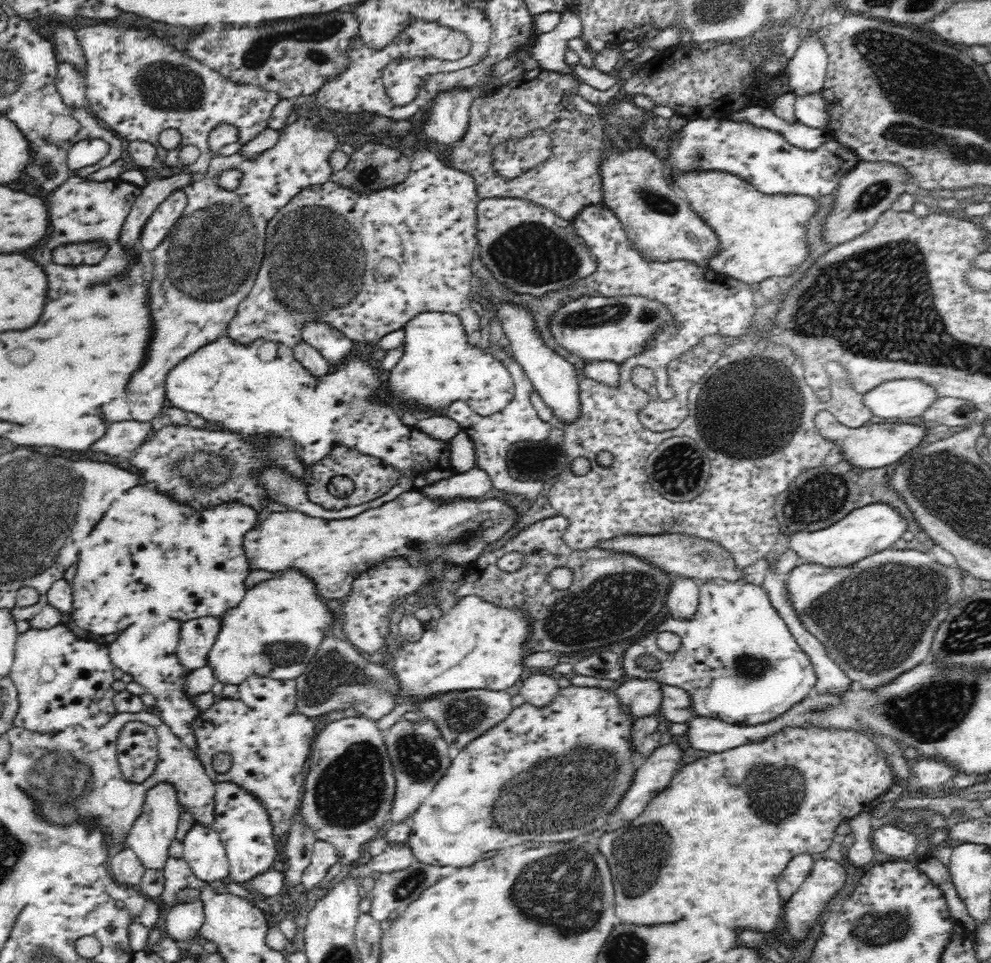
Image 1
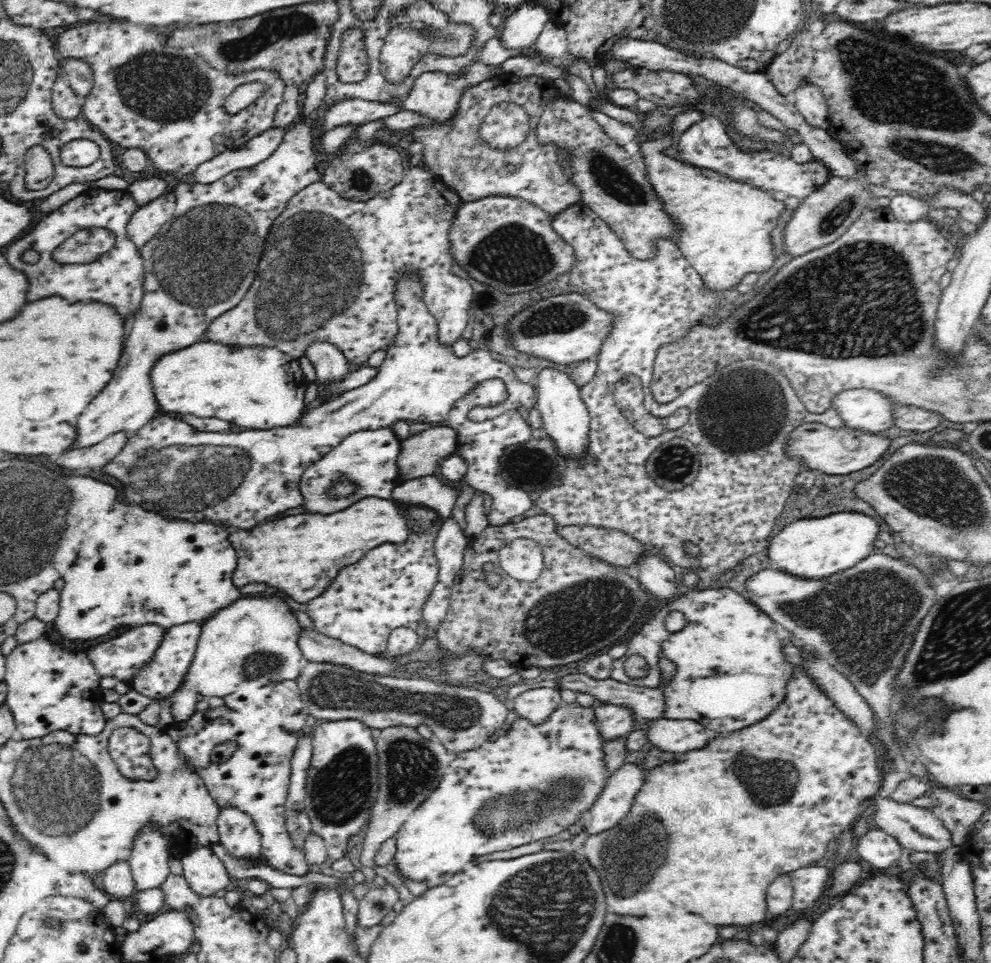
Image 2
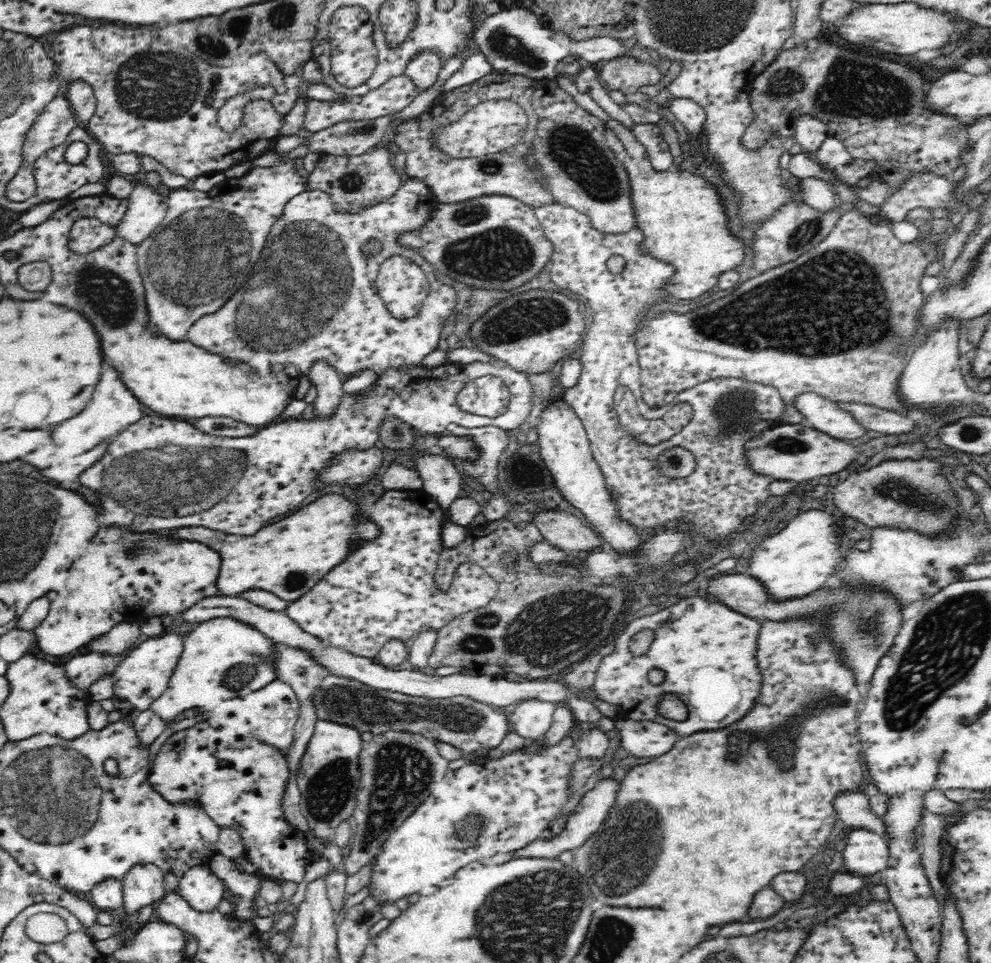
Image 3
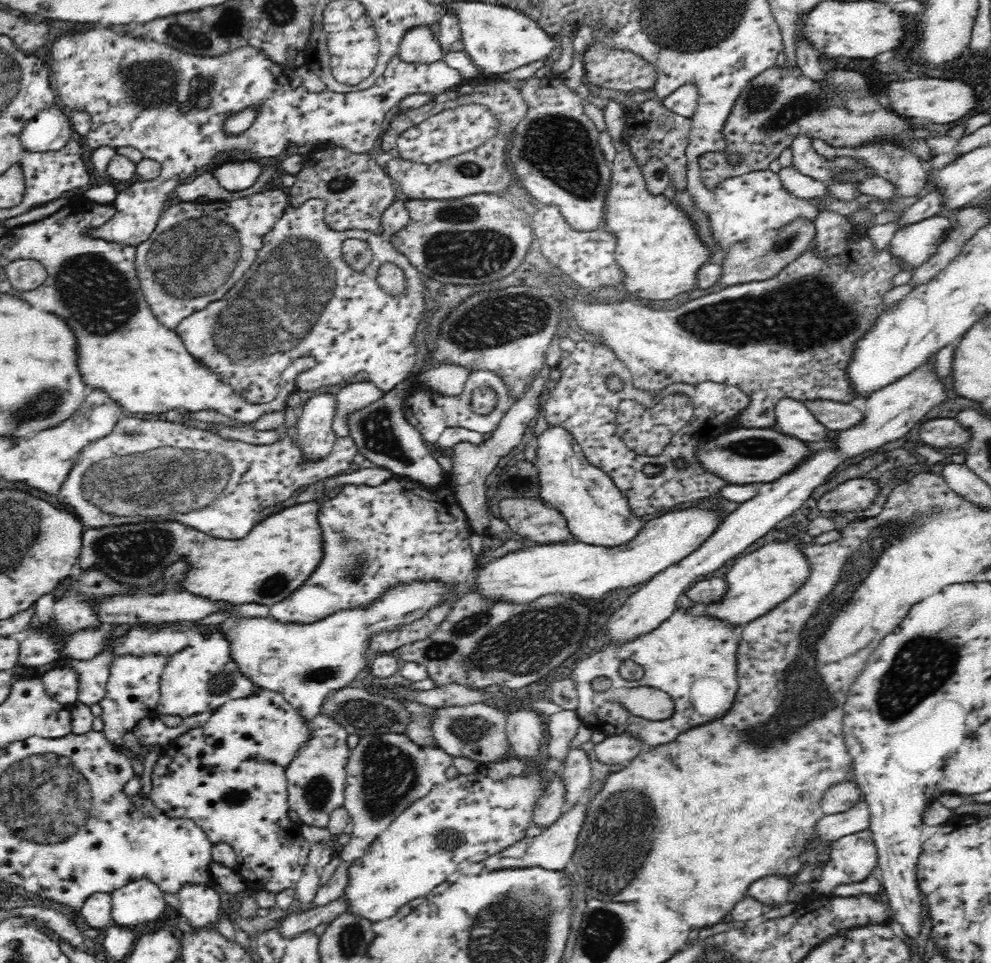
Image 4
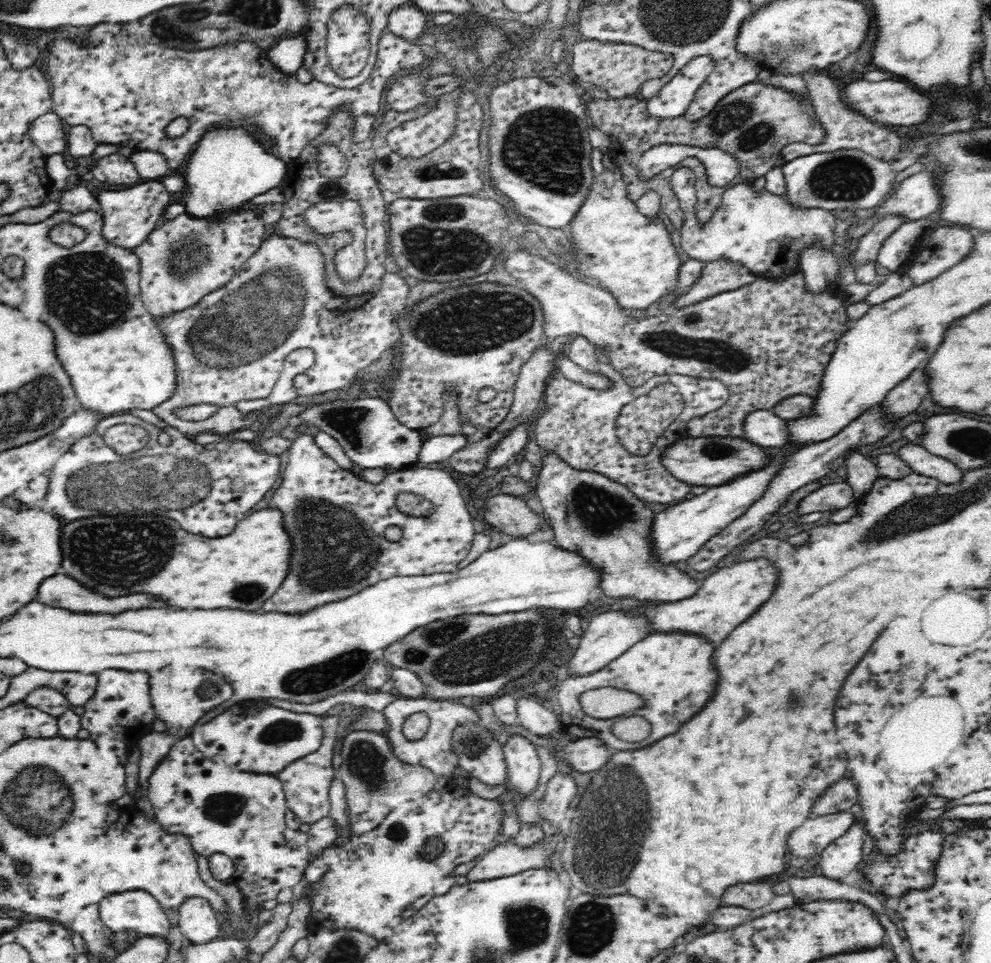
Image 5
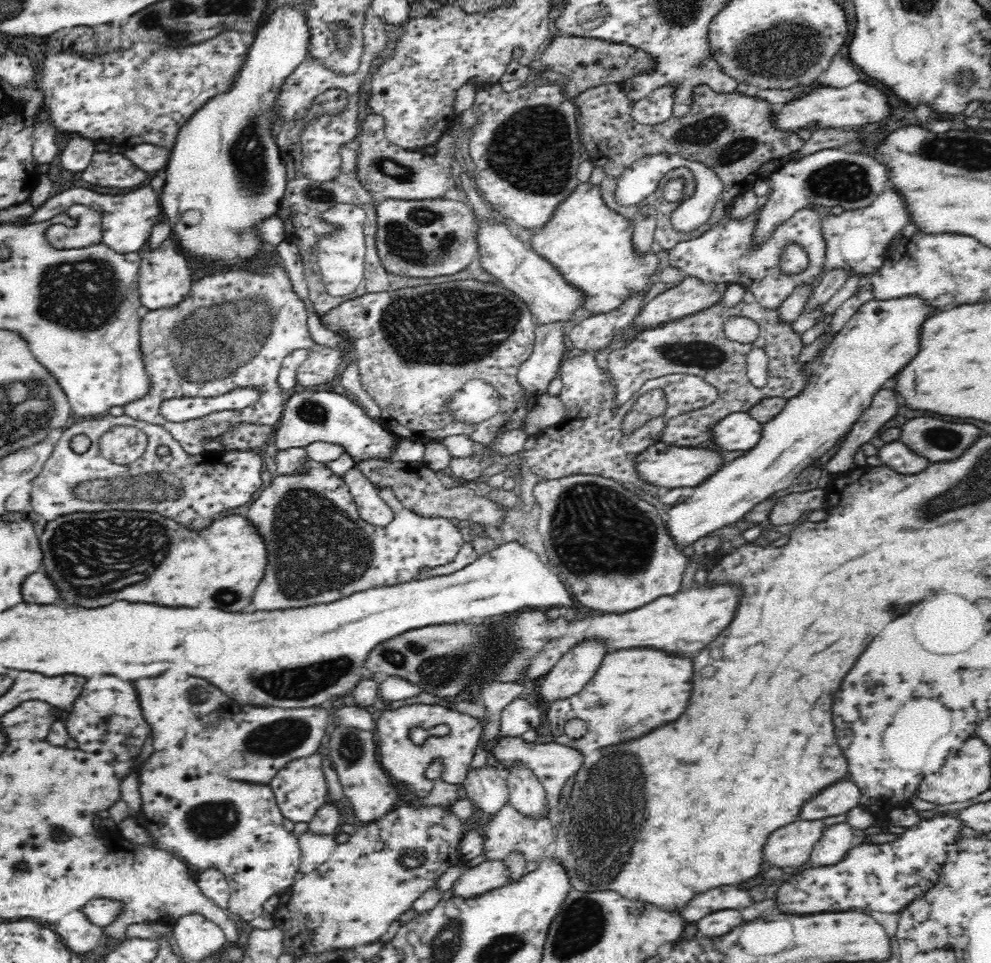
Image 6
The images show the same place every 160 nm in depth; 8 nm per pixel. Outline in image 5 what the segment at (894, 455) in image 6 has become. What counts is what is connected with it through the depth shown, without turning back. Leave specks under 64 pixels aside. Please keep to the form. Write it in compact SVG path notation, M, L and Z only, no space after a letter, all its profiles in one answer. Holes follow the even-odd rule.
M919 444L902 446L898 456L910 466L912 473L936 478L944 484L961 484L964 481L964 471L952 462L928 452Z

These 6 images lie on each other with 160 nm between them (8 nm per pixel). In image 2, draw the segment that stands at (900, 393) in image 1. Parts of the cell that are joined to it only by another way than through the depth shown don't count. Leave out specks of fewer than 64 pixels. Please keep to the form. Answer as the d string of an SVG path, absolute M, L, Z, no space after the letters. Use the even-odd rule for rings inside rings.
M861 388L839 394L838 398L834 398L832 407L838 407L846 428L877 433L894 426L894 408L901 405L884 391Z

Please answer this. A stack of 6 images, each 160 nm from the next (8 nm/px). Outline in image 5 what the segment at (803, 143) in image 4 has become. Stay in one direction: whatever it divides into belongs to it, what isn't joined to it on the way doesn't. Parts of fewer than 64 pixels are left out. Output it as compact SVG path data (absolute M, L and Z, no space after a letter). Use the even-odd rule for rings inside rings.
M918 136L910 141L910 154L890 164L874 158L862 150L842 149L836 152L816 152L798 156L782 166L786 183L785 198L804 208L822 208L836 212L838 208L850 211L878 206L884 194L891 192L892 179L897 172L924 160L927 140Z

